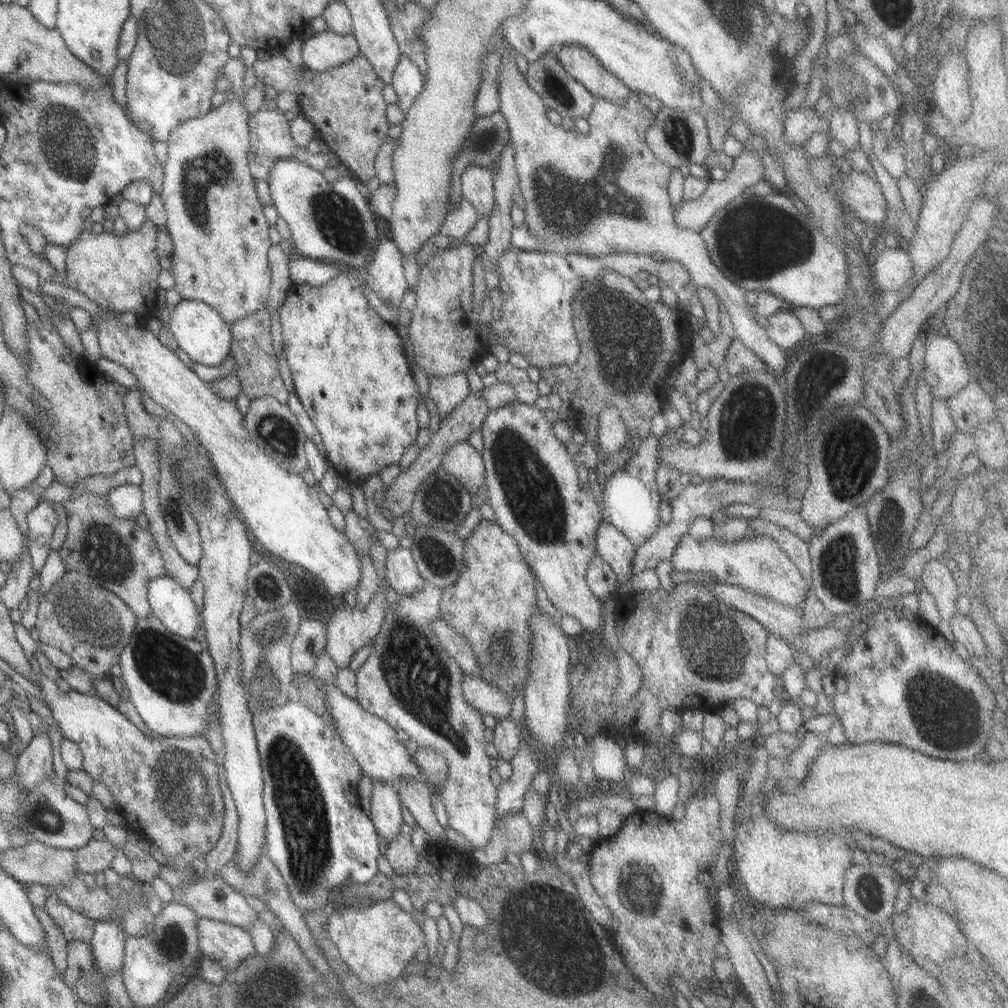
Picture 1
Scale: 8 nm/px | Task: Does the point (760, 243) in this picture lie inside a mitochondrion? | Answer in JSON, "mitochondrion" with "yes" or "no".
{"mitochondrion":"yes"}

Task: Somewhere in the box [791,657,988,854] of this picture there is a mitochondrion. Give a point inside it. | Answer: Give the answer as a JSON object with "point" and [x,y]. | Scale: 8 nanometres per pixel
{"point":[923,700]}

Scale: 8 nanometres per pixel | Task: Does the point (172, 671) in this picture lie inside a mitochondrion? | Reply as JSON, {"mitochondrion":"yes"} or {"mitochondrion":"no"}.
{"mitochondrion":"yes"}

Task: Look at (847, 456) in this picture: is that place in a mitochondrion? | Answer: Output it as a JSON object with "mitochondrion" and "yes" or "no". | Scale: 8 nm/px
{"mitochondrion":"yes"}

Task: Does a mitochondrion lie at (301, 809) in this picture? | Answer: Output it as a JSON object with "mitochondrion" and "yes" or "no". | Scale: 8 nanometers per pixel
{"mitochondrion":"yes"}

